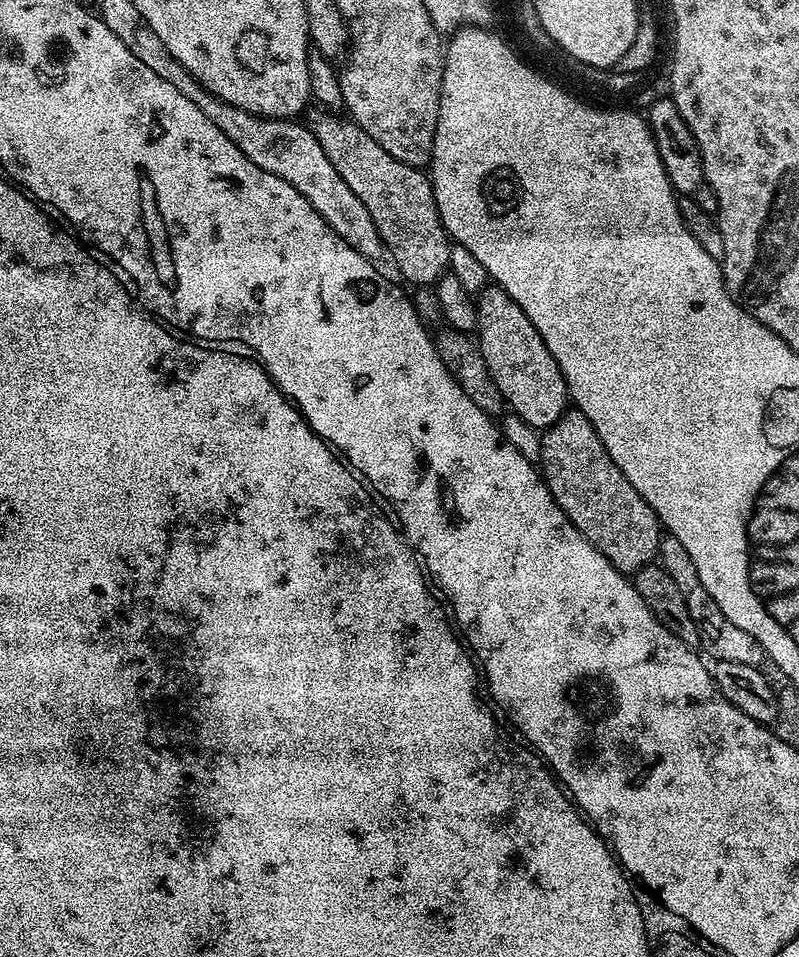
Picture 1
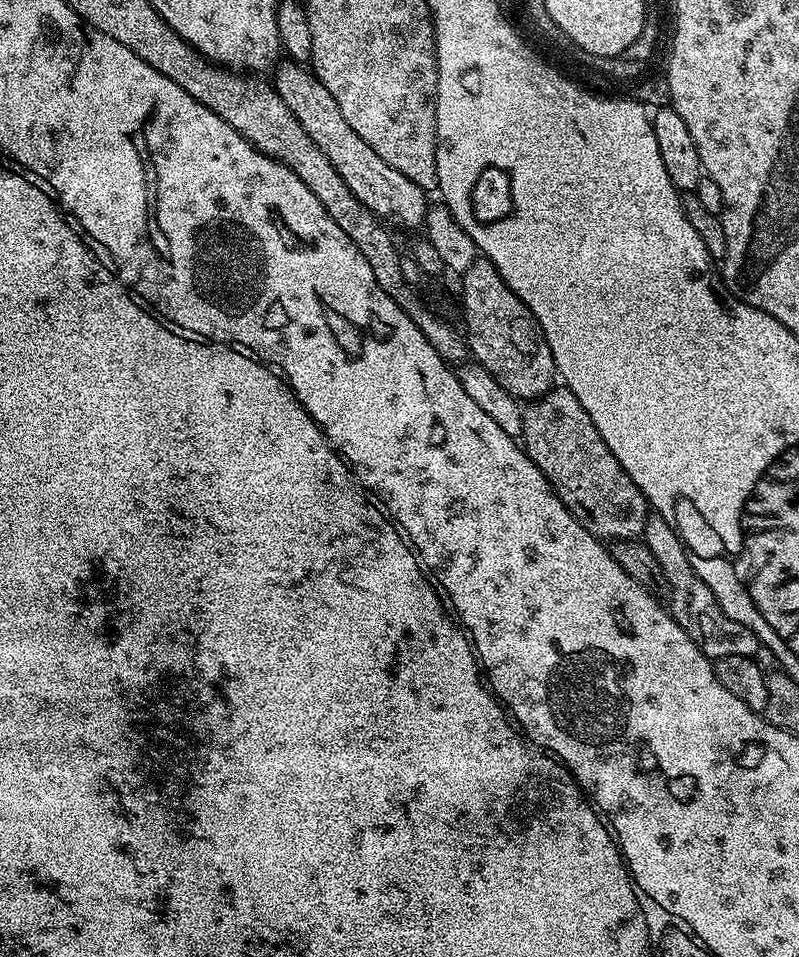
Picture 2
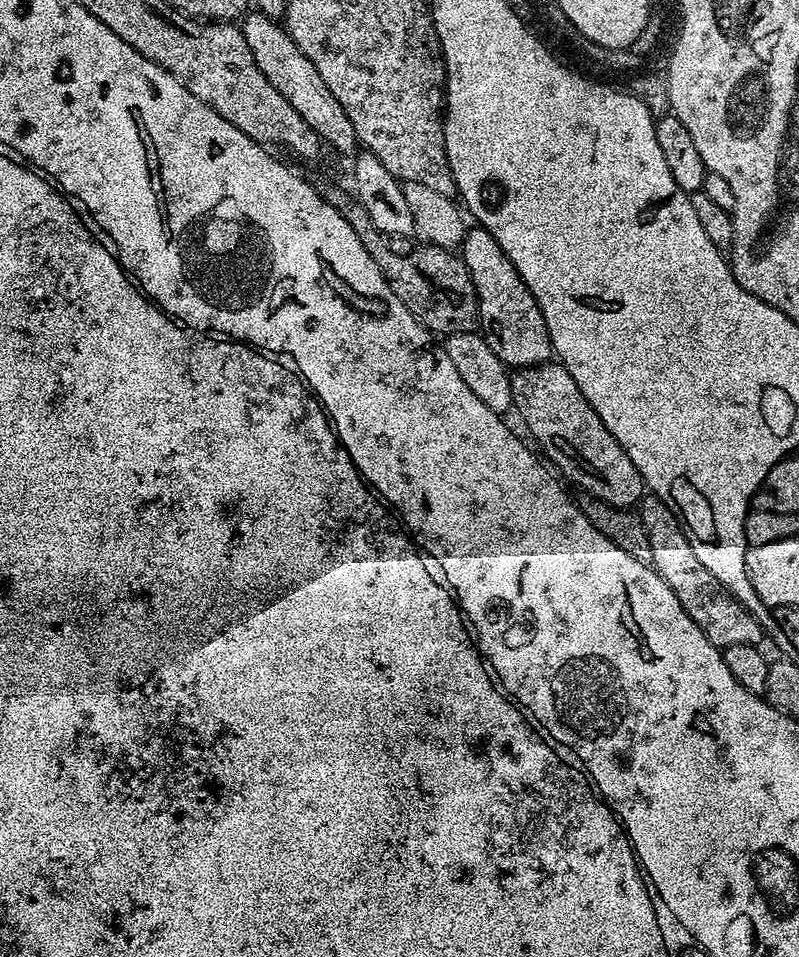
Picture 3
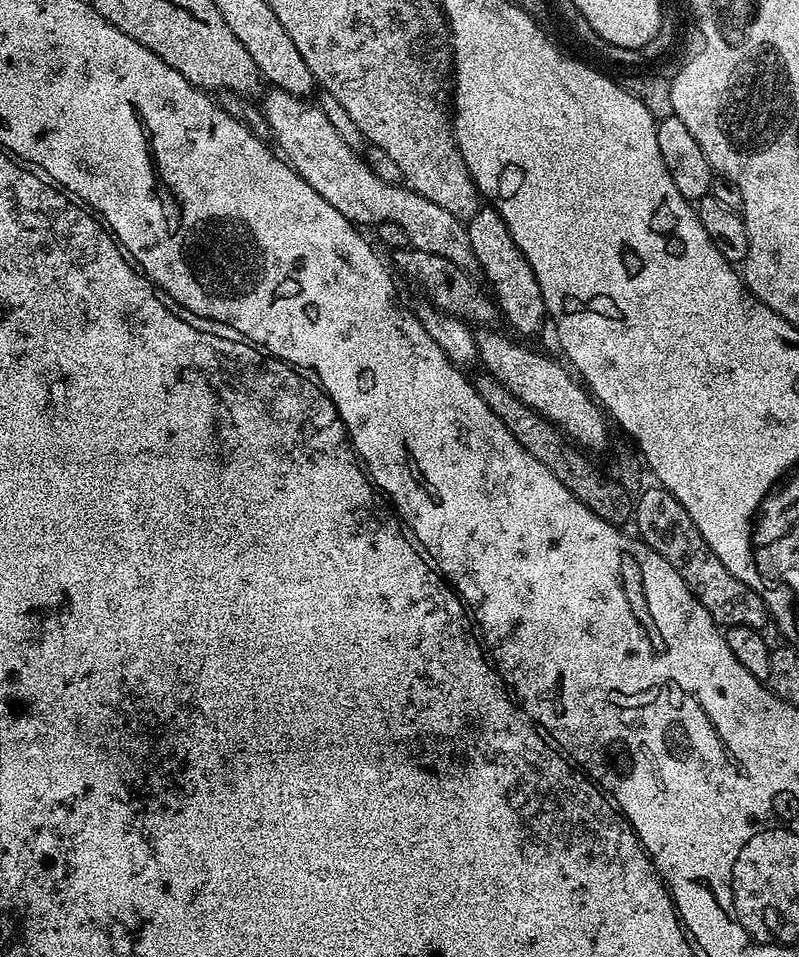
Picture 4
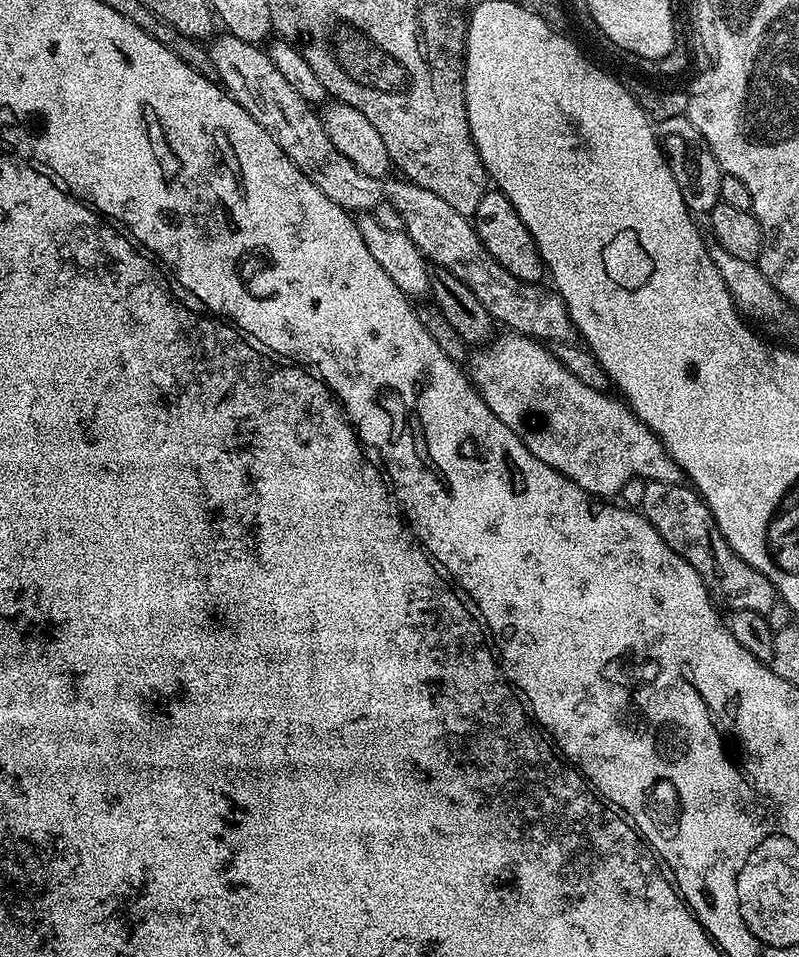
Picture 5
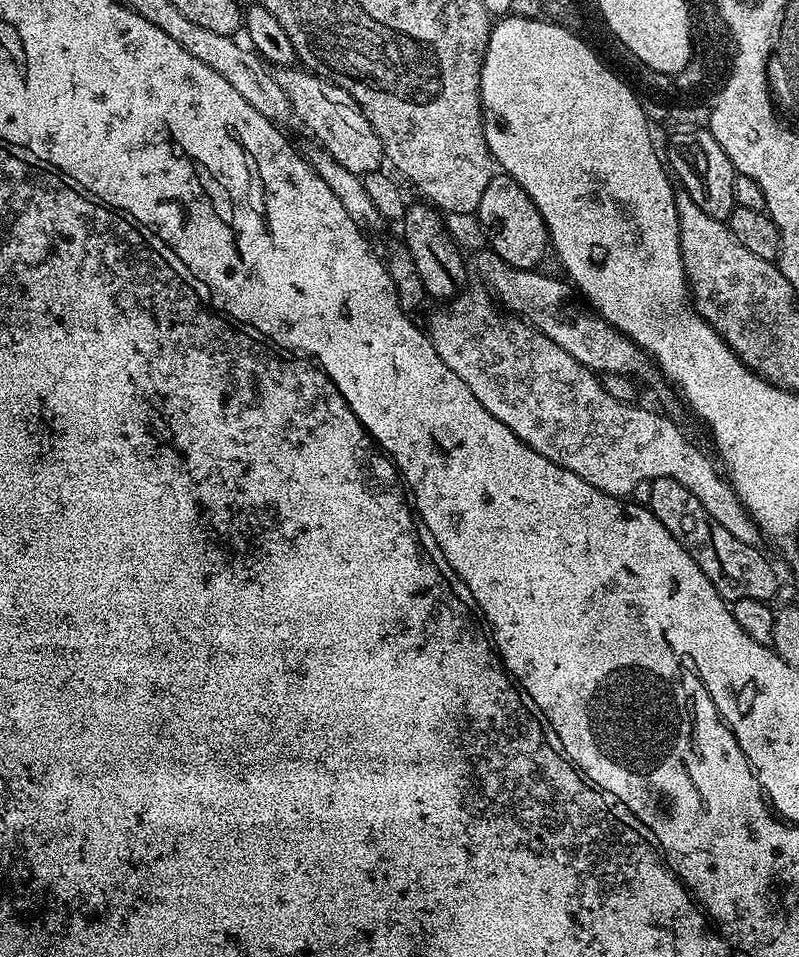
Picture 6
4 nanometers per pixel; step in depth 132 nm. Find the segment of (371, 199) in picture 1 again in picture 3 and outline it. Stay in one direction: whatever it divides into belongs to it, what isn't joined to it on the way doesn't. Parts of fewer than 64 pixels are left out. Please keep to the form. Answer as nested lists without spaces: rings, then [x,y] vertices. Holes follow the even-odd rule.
[[[255,10],[249,11],[239,25],[240,33],[246,38],[246,46],[250,46],[250,54],[254,54],[254,62],[258,62],[258,70],[266,74],[266,82],[302,114],[302,122],[320,136],[325,145],[328,144],[336,152],[355,153],[358,148],[356,131],[350,126],[350,118],[346,118],[346,110],[338,103],[338,98],[330,94],[330,86],[322,82],[322,74],[314,70],[314,62],[298,50],[294,38],[289,36],[283,23],[270,19]]]

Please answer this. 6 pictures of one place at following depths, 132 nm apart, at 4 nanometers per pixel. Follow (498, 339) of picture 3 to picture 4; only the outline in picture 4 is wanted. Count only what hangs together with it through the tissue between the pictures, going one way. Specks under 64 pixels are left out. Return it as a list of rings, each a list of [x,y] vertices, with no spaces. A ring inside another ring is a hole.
[[[482,206],[474,218],[466,221],[470,246],[474,250],[476,268],[484,271],[488,284],[492,287],[491,295],[499,315],[513,328],[511,331],[517,337],[532,336],[540,327],[546,324],[544,299],[538,286],[538,278],[534,278],[534,270],[530,270],[530,262],[518,250],[514,238],[510,238],[510,230],[506,230],[506,222],[491,206]]]

